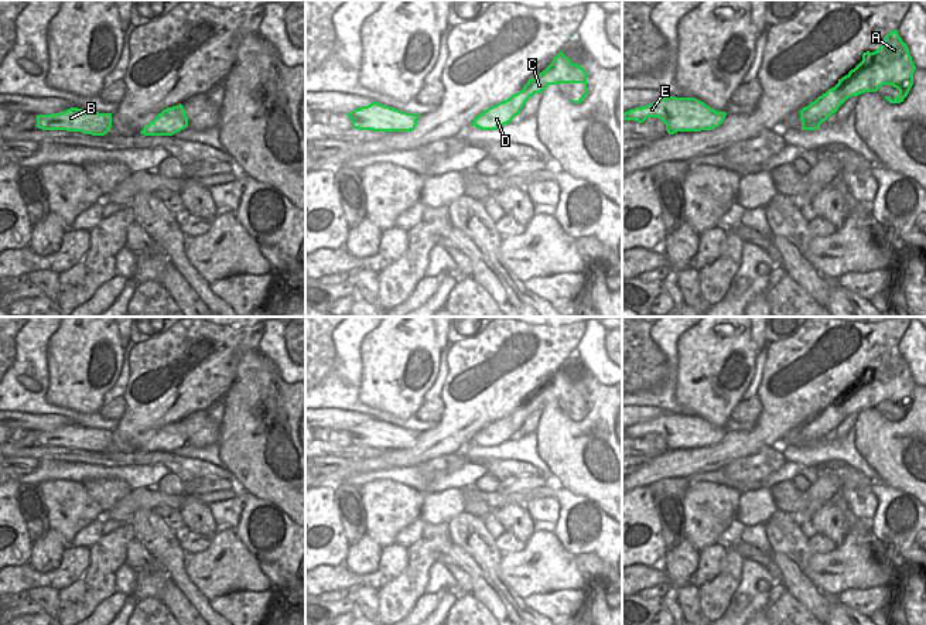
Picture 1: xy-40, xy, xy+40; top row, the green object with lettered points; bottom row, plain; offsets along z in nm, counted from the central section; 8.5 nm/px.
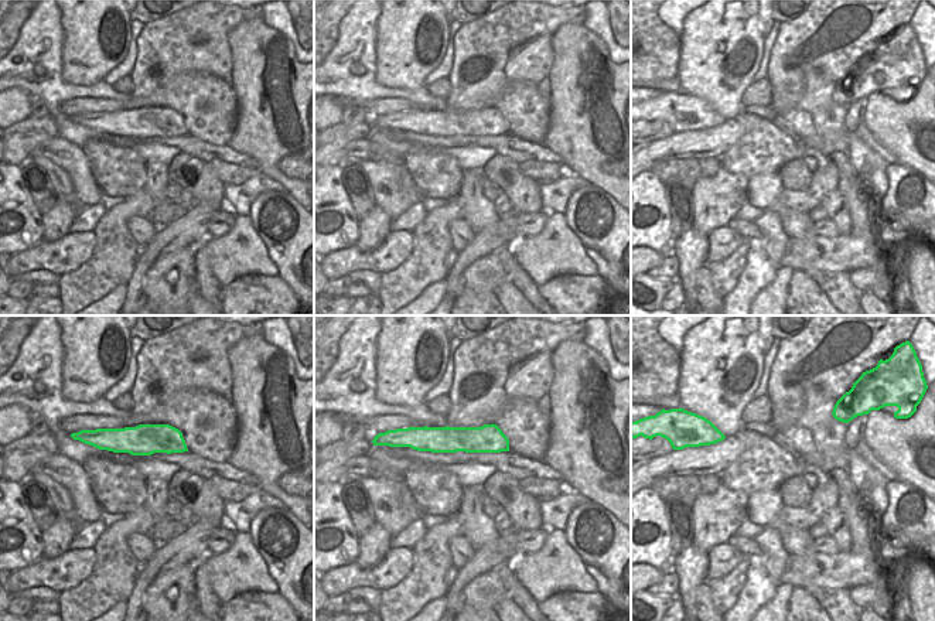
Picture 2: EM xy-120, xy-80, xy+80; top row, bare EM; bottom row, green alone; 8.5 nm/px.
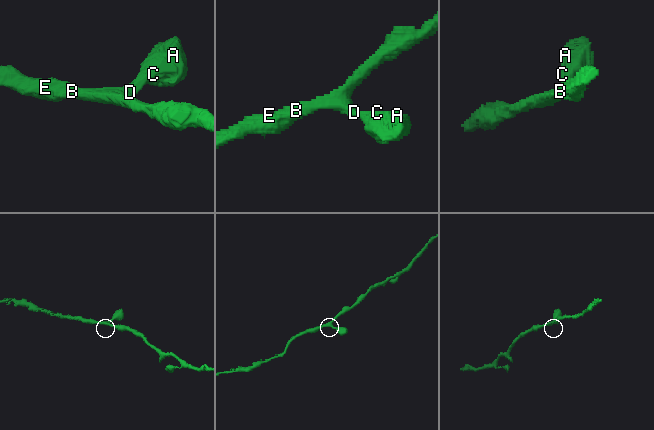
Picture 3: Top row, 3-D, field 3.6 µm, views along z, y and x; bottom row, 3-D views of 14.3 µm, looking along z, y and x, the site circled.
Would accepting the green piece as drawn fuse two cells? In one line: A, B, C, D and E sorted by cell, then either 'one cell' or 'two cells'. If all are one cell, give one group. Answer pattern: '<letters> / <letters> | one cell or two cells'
A B C D E | one cell

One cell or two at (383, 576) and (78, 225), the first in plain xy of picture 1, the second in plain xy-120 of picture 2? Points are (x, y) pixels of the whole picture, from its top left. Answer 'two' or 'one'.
two

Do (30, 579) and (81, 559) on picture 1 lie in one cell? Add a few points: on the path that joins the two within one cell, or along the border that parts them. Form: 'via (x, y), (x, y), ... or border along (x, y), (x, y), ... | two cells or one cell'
via (43, 579), (61, 579), (68, 571) | one cell

